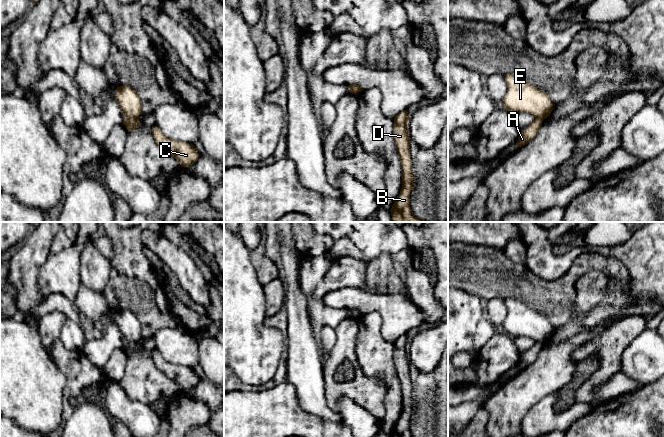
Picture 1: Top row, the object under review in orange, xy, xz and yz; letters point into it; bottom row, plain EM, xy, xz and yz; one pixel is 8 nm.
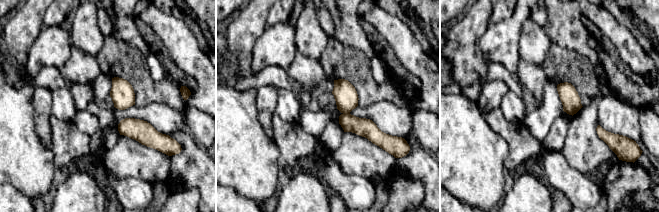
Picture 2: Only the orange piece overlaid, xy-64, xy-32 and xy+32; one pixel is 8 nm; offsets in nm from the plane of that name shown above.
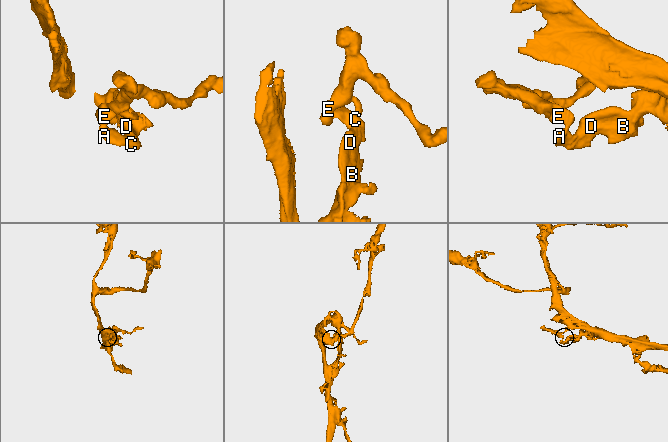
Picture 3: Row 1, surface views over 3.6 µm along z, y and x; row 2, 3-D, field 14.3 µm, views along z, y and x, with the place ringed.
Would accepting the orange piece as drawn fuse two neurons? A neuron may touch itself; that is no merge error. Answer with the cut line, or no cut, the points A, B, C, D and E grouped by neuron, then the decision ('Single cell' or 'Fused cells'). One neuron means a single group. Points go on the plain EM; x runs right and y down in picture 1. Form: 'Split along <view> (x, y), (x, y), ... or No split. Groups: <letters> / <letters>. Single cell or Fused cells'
Split along xy (125, 341), (137, 343). Groups: A B C D / E. Fused cells

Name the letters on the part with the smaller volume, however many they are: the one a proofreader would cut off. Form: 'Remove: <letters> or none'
Remove: E

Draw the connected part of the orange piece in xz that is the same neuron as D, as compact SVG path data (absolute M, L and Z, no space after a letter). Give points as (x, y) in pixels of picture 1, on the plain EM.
M401 335L394 342L393 361L401 385L402 411L391 437L413 437L410 431L410 417L413 411L412 383L410 379L410 361L408 357L409 340Z

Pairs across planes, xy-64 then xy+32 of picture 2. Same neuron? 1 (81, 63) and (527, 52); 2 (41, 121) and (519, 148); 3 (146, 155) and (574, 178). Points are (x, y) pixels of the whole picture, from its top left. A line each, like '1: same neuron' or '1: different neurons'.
1: different neurons
2: different neurons
3: different neurons

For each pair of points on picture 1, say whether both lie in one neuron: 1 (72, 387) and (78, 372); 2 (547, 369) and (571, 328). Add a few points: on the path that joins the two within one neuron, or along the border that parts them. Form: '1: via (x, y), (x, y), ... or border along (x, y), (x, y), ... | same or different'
1: via (76, 383), (78, 376) | same
2: border along (585, 329), (579, 329), (559, 343), (548, 341) | different

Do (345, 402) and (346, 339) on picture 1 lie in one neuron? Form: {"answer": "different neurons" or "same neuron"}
{"answer": "different neurons"}

